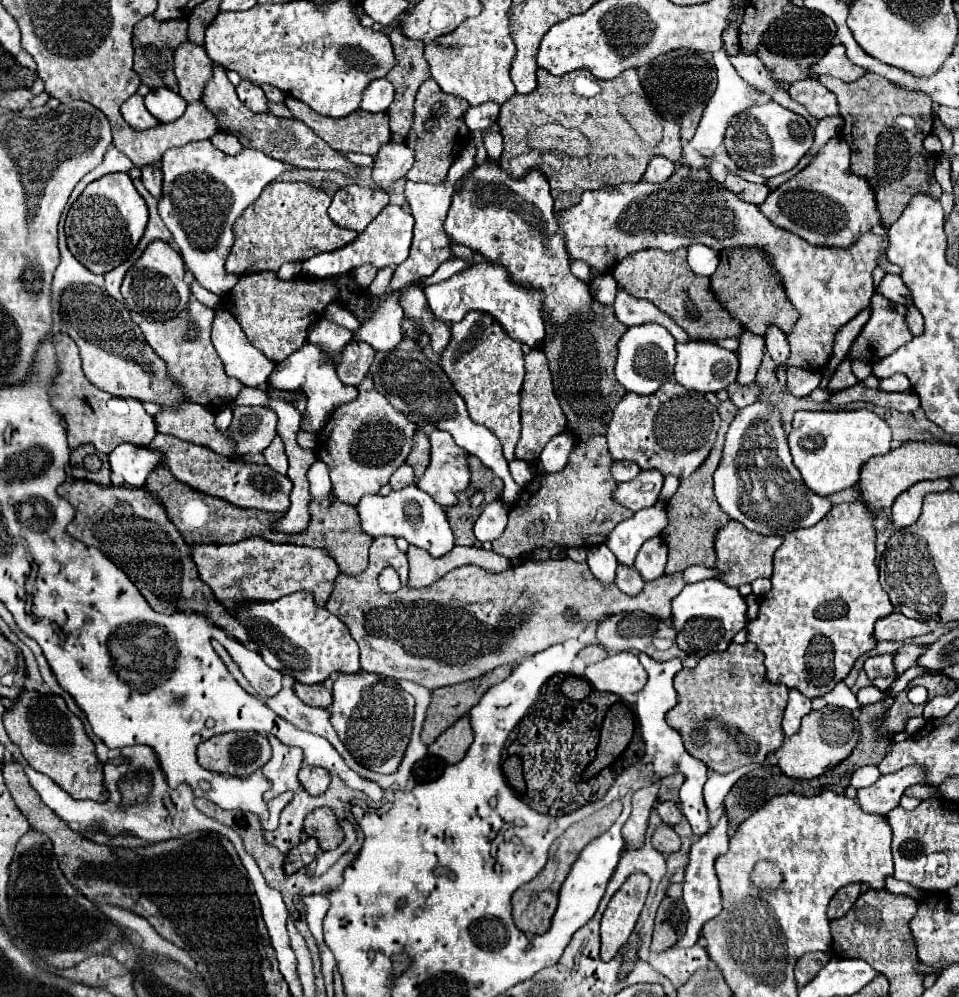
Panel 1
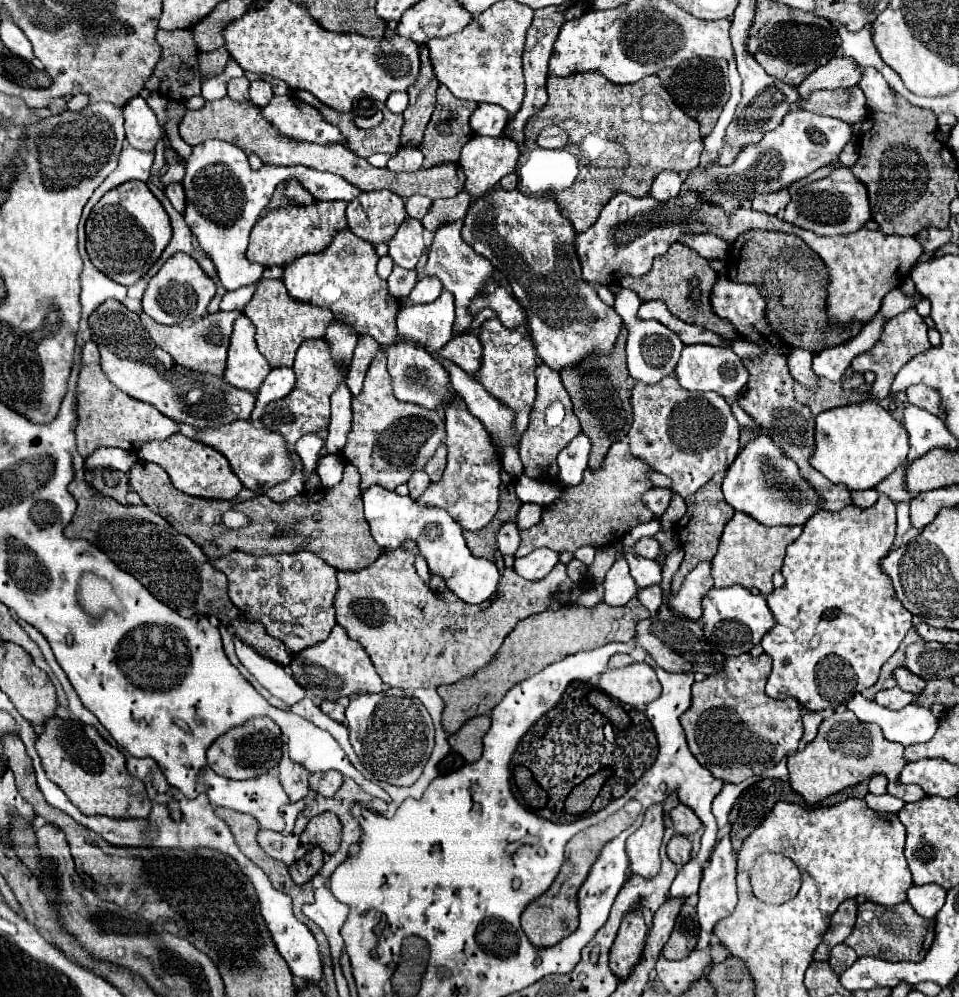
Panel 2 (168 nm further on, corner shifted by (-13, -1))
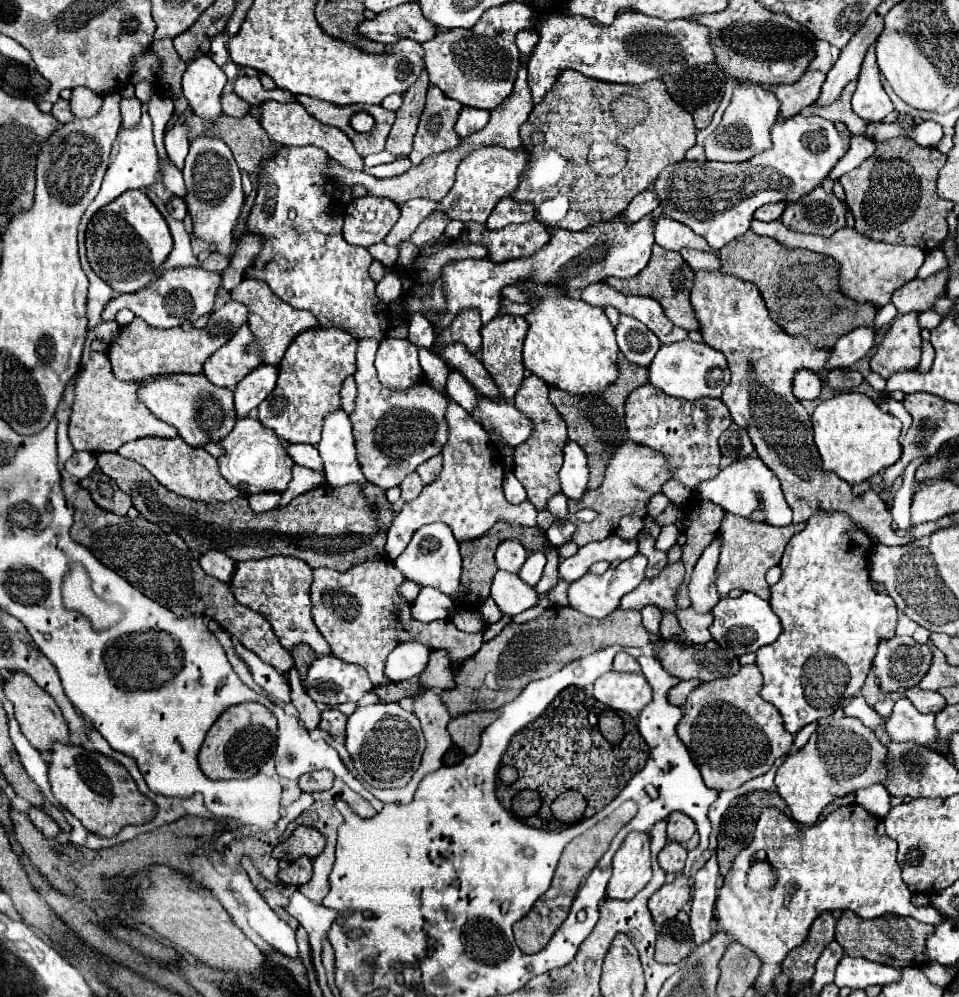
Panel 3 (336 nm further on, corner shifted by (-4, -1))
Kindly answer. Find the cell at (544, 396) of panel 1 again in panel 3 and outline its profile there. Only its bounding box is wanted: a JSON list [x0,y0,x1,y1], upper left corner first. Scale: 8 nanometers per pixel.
[513,375,567,511]

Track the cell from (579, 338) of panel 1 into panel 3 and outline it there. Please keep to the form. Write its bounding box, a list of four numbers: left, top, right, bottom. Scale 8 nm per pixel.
[549,353,647,489]

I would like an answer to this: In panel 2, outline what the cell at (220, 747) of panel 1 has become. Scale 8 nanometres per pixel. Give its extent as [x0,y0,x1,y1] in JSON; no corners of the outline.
[208,717,282,779]

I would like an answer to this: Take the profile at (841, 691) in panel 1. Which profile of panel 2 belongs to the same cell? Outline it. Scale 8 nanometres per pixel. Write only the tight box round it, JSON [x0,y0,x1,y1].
[846,693,938,747]

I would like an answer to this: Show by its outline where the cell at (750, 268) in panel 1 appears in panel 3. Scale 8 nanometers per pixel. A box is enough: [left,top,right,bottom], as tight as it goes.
[719,231,877,347]

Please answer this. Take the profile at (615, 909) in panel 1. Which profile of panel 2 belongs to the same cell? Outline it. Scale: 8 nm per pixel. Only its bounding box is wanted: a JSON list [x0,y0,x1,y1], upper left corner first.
[610,909,648,981]

